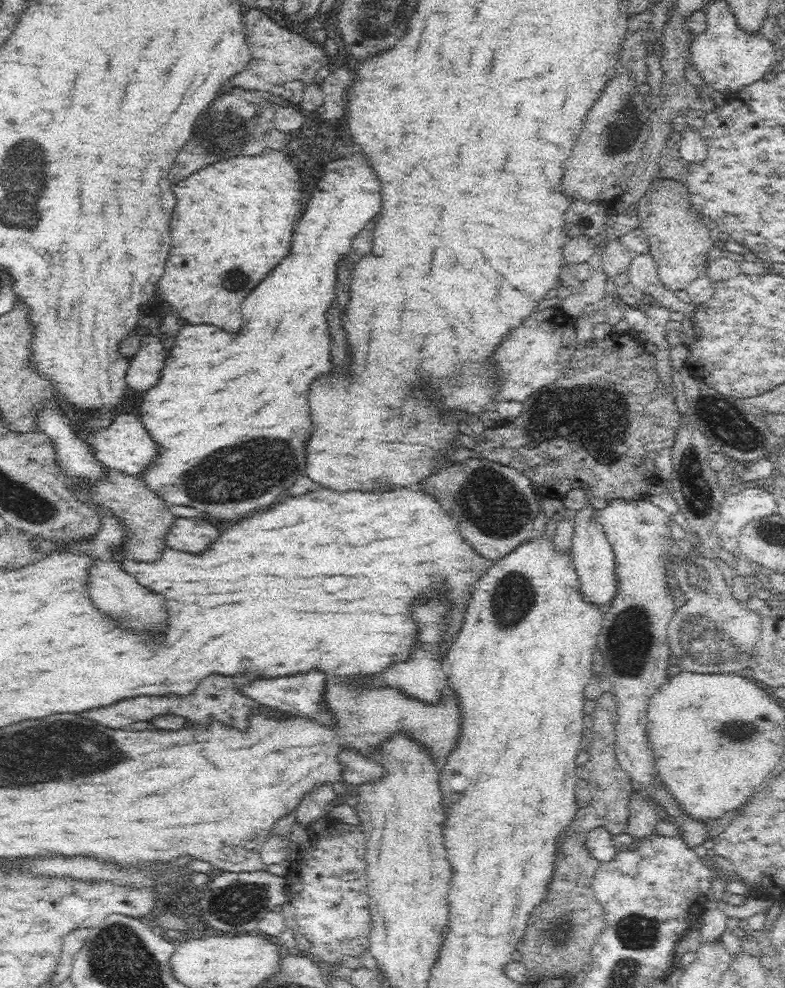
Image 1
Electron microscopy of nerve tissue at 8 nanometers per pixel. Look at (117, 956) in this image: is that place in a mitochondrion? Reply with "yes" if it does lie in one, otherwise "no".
yes

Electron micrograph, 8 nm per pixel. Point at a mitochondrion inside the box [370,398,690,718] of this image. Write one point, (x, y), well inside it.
(486, 504)

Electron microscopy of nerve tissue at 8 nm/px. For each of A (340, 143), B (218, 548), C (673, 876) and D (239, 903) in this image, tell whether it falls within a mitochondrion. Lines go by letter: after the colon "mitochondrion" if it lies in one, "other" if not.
A: mitochondrion
B: other
C: other
D: mitochondrion

